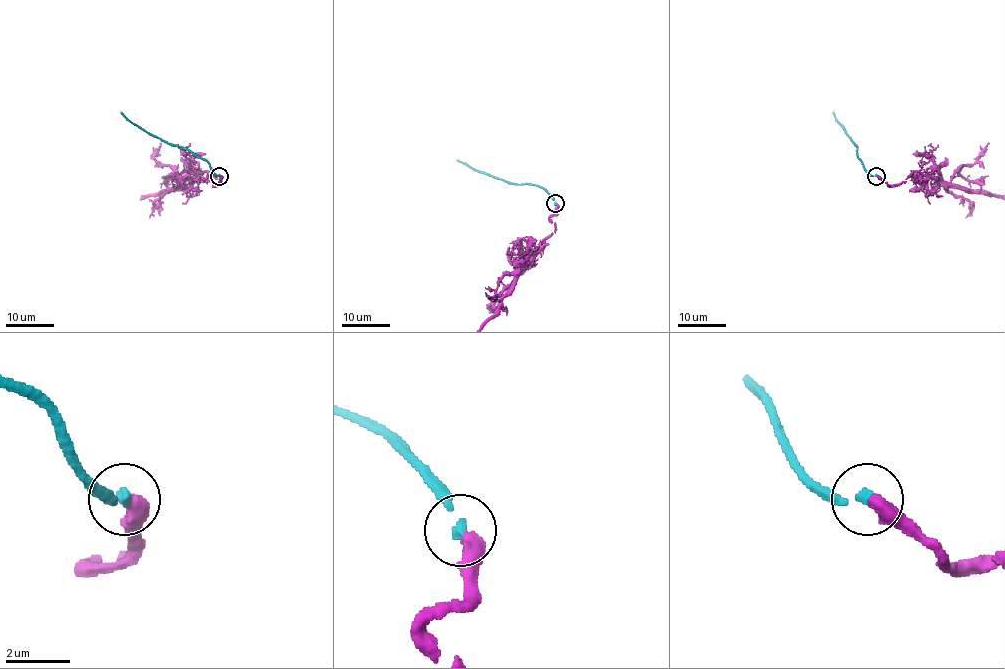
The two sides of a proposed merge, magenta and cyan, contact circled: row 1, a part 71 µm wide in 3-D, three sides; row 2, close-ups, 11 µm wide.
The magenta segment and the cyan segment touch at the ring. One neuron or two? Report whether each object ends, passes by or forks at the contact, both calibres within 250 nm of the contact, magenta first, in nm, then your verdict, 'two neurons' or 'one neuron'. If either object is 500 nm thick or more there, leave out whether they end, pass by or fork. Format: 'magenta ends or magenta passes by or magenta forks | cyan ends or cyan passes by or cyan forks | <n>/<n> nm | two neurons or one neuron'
magenta ends | cyan ends | 440/280 nm | one neuron

